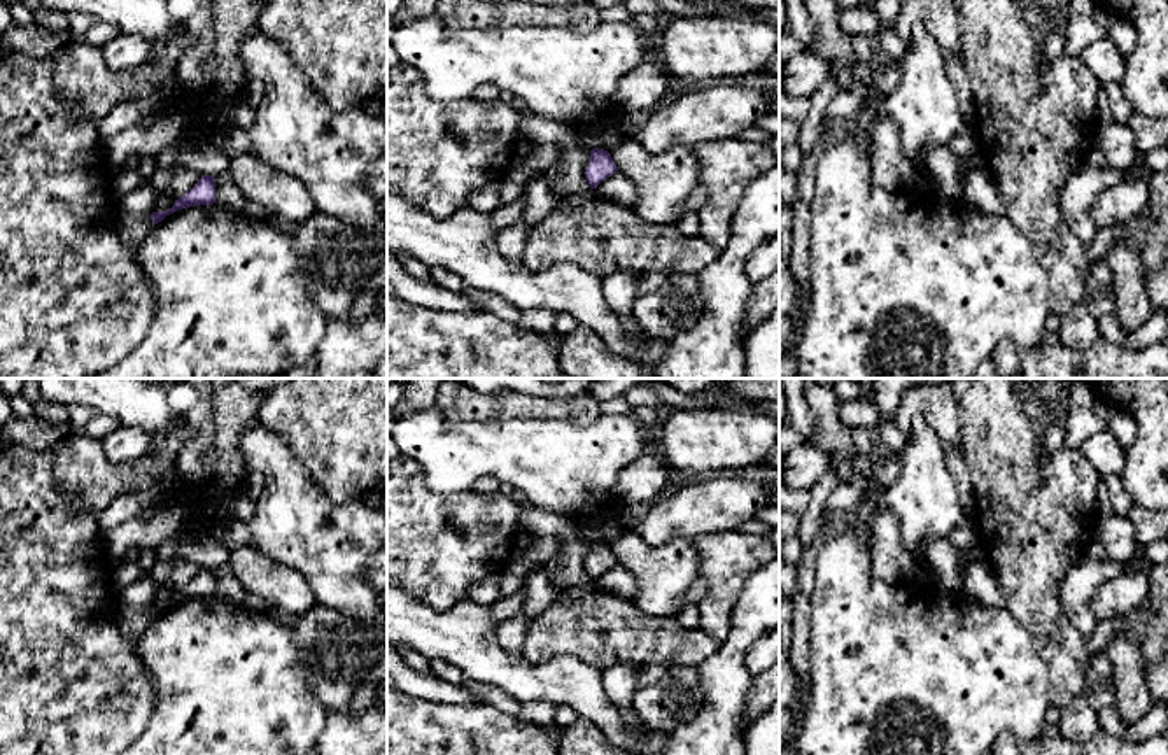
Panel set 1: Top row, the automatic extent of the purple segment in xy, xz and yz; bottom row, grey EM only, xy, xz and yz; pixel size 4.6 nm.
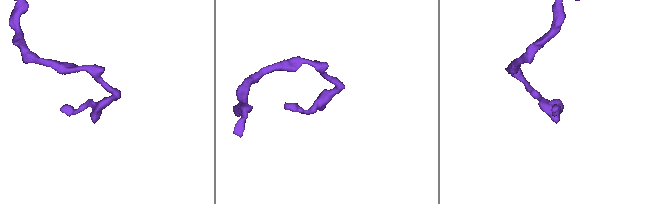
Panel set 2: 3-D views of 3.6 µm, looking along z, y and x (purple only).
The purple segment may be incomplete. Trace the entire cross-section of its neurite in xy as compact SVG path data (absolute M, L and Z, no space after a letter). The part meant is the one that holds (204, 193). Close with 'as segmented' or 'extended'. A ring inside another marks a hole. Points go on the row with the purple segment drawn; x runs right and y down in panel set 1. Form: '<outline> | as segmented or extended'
M201 175L201 179L194 184L191 191L187 191L184 196L175 200L175 205L168 208L166 212L152 212L152 226L161 222L166 215L194 207L194 205L212 205L215 203L215 179L214 175Z | as segmented

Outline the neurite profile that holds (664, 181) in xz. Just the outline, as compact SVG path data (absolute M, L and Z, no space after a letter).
M625 137L609 151L618 172L625 173L637 191L637 215L678 226L685 201L697 187L697 159L692 147L674 147L662 154L648 152Z

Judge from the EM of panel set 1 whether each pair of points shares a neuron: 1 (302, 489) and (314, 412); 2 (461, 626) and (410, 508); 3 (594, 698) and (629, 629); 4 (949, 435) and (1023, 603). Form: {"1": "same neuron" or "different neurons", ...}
{"1": "different neurons", "2": "different neurons", "3": "different neurons", "4": "different neurons"}

